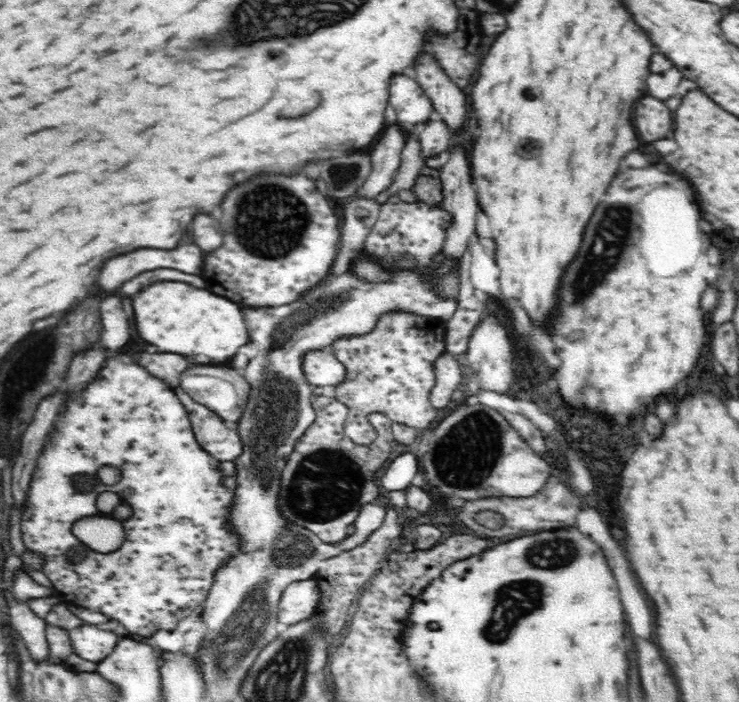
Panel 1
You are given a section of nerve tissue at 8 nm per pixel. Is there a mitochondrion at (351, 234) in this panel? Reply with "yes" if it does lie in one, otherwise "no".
no

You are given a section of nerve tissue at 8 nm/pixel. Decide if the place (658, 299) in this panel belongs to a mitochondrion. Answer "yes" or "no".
no

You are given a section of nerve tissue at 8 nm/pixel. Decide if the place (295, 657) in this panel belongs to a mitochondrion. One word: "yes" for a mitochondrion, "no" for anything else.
yes

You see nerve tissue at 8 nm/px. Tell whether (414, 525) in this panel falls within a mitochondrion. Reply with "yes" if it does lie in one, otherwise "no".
no

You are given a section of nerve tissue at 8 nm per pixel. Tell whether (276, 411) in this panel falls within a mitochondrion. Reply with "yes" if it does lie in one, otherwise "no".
yes

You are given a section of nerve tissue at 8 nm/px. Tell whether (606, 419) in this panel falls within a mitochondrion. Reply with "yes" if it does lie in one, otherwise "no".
no

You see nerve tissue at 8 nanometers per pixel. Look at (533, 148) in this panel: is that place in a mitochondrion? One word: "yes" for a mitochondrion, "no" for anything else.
yes

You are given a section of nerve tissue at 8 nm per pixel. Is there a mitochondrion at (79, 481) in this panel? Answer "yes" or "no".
yes

